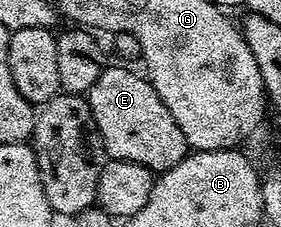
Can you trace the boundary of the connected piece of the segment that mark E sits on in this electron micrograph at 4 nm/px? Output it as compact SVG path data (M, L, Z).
M109 64L102 75L98 75L98 83L86 94L105 154L113 161L138 163L156 175L173 169L190 152L186 136L147 76L139 73L139 77L132 70L135 68L115 64Z

